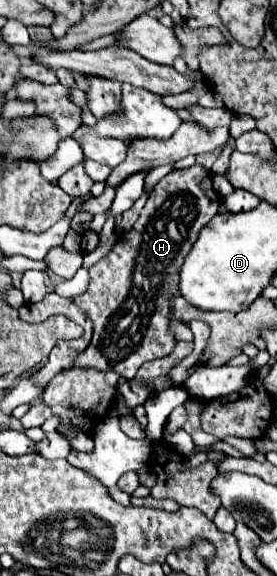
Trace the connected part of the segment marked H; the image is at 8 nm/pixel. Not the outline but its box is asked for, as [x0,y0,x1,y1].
[70,164,222,380]

